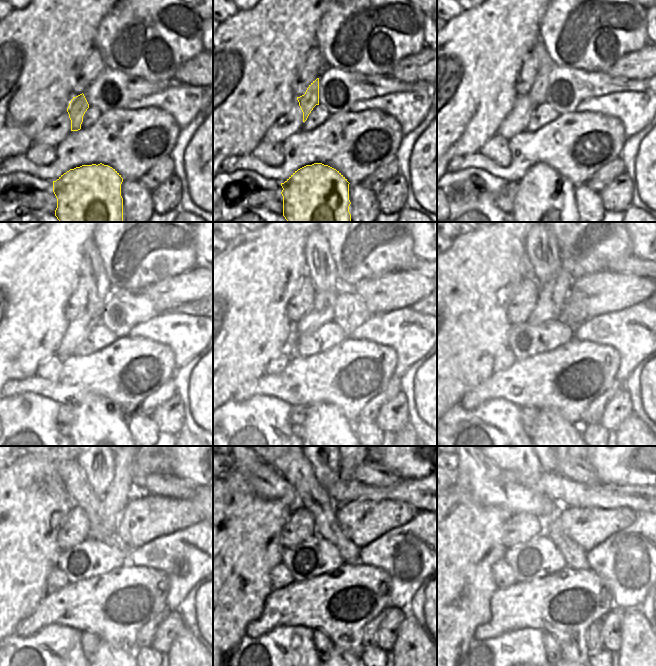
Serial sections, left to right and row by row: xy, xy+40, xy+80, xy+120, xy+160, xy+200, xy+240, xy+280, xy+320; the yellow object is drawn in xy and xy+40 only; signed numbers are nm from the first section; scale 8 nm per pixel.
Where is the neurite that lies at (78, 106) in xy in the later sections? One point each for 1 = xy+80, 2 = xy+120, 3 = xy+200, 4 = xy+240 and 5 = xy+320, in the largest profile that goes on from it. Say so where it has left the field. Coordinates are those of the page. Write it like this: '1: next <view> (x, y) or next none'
1: next xy+80 (545, 65)
2: next xy+120 (92, 269)
3: next xy+200 (541, 247)
4: next xy+240 (99, 466)
5: next xy+320 (546, 466)

